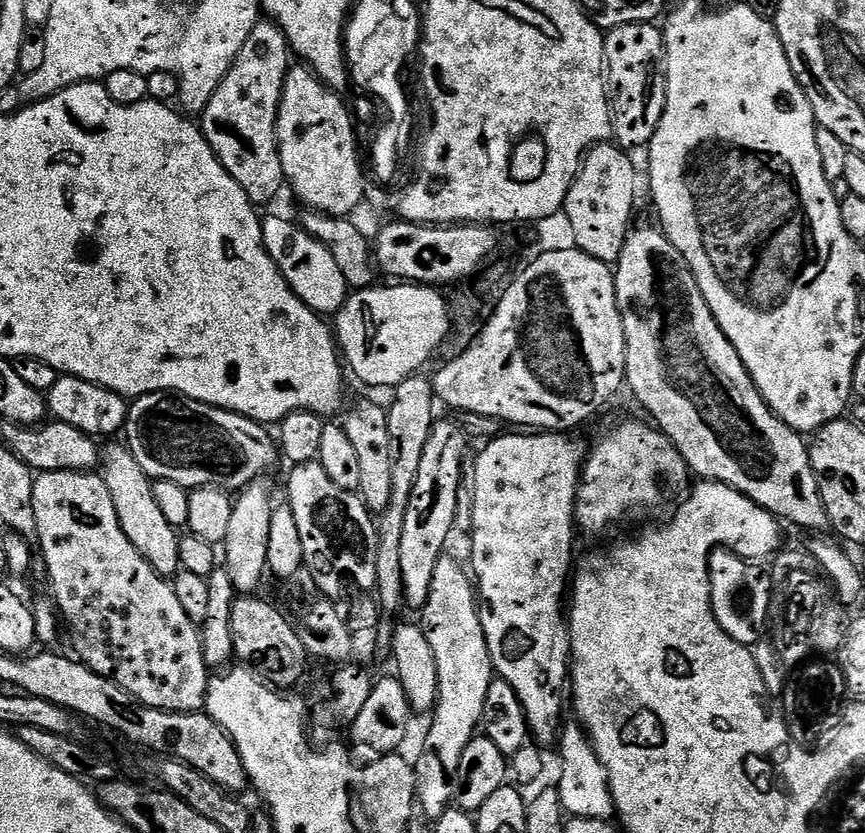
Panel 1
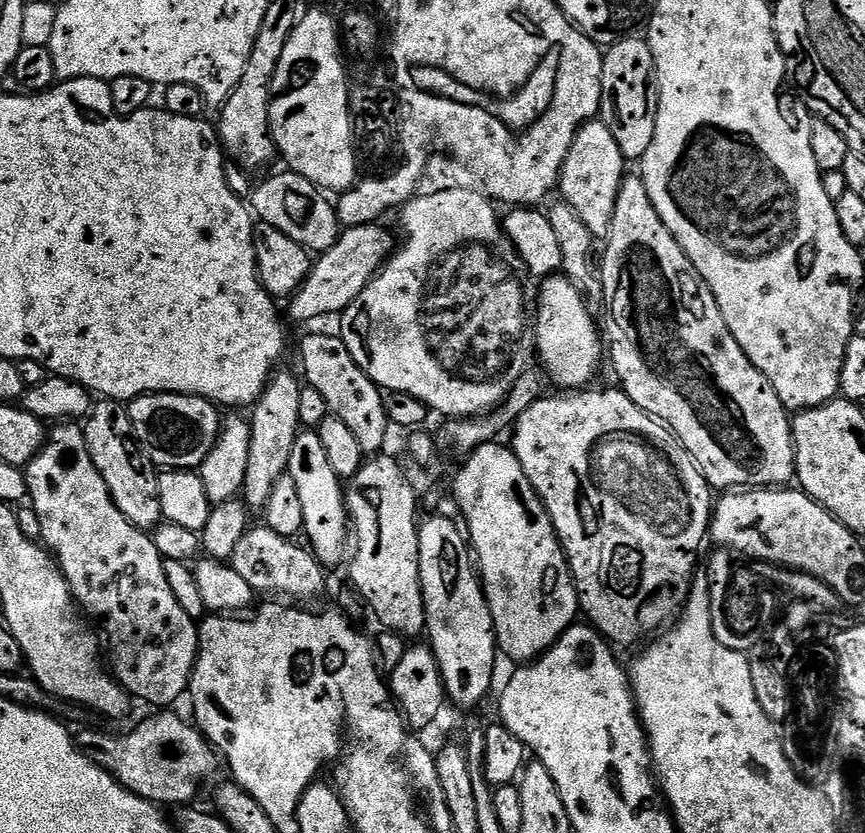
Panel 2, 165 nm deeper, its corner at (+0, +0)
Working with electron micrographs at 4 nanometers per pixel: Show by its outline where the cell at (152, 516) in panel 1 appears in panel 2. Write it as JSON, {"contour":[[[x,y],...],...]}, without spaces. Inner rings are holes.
{"contour":[[[100,398],[93,403],[92,411],[83,421],[86,450],[98,466],[98,474],[106,482],[118,510],[136,528],[155,529],[162,520],[162,502],[158,498],[158,469],[152,459],[140,449],[132,431],[132,419],[121,401]]]}

